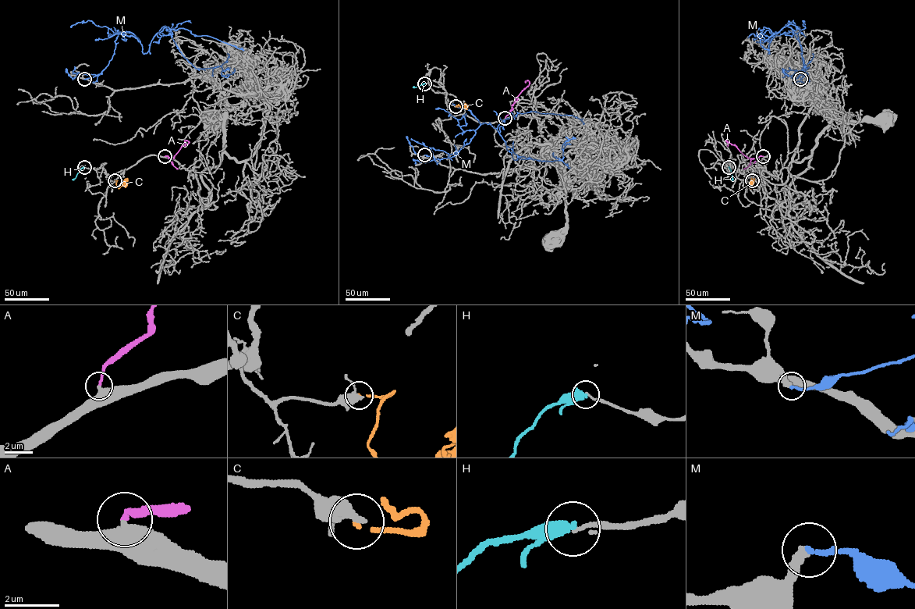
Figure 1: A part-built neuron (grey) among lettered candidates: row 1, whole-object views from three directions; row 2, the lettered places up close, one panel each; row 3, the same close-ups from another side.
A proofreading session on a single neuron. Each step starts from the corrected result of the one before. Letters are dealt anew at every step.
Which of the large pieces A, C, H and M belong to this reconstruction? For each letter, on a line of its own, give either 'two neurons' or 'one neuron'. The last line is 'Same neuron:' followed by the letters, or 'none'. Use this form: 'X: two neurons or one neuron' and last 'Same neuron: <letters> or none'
A: one neuron
C: two neurons
H: two neurons
M: two neurons
Same neuron: A

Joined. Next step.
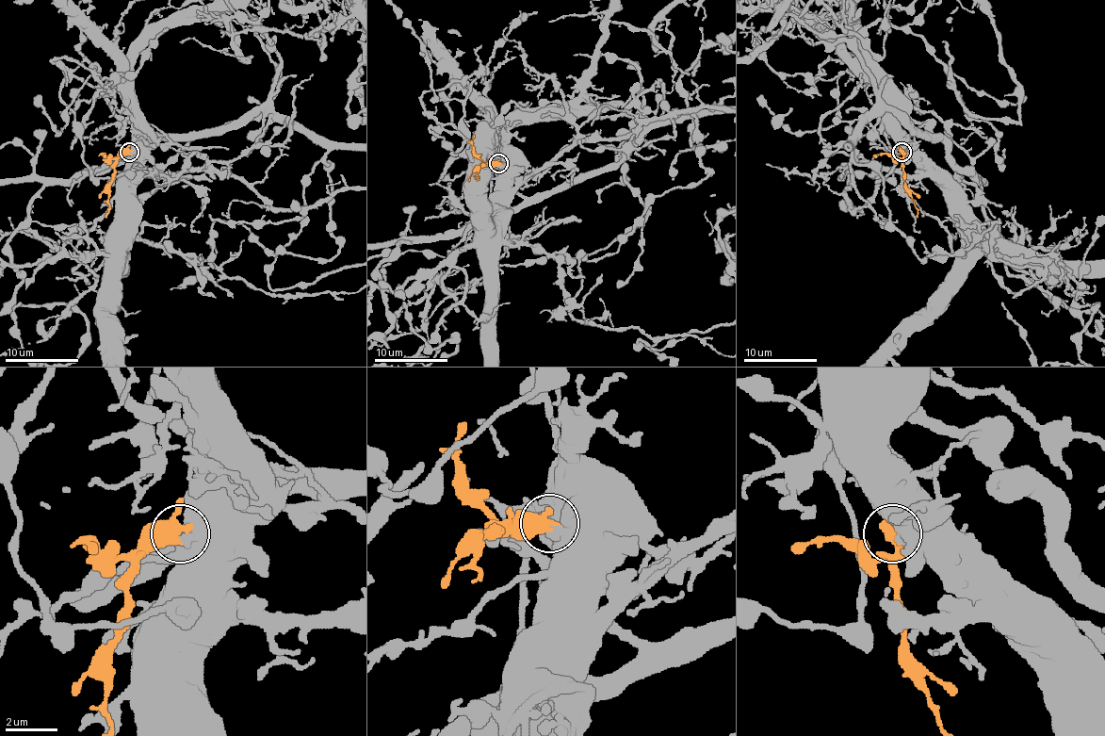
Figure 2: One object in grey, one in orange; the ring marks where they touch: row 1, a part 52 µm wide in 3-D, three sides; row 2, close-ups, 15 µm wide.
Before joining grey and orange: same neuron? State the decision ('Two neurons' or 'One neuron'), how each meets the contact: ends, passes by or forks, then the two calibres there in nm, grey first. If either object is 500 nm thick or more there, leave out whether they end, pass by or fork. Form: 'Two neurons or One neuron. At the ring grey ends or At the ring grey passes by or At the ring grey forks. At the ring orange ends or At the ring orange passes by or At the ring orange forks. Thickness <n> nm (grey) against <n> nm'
One neuron. At the ring grey ends. At the ring orange passes by. Thickness 460 nm (grey) against 440 nm

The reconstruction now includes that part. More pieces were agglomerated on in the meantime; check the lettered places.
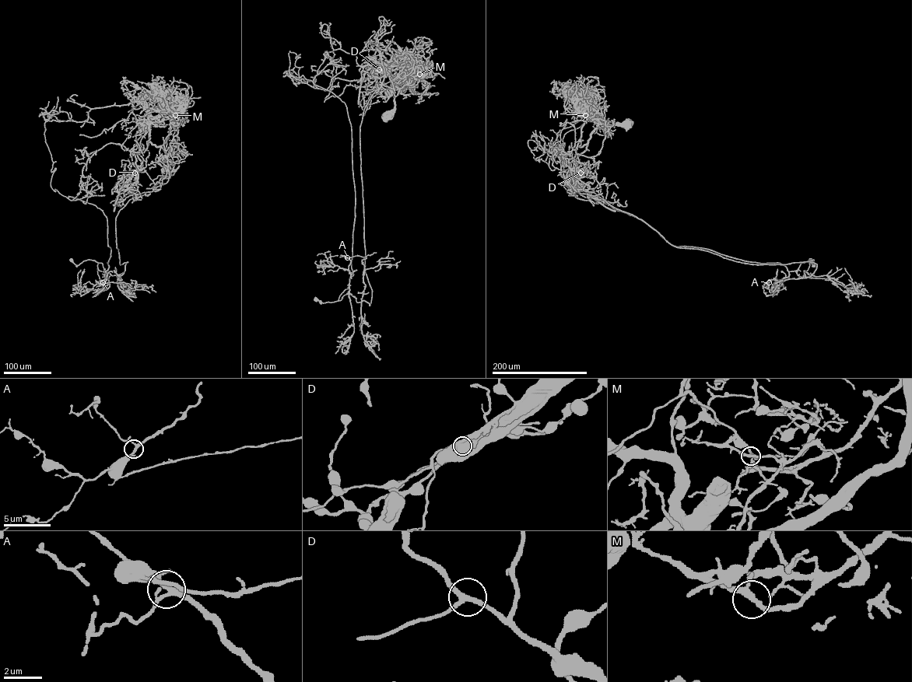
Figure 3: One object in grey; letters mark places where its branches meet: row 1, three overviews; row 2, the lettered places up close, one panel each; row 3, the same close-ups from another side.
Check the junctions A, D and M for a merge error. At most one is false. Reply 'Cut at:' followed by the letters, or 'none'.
Cut at: M

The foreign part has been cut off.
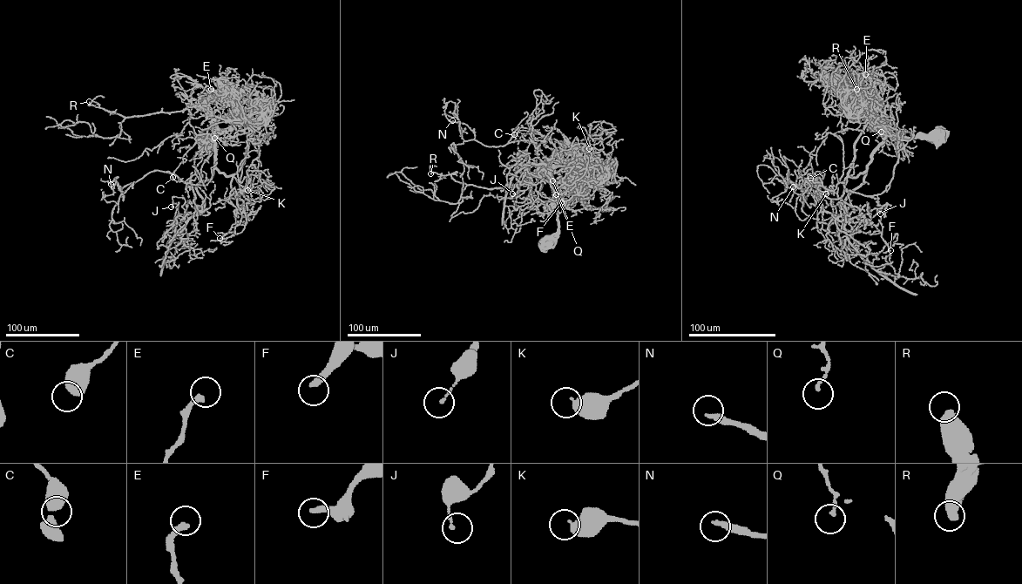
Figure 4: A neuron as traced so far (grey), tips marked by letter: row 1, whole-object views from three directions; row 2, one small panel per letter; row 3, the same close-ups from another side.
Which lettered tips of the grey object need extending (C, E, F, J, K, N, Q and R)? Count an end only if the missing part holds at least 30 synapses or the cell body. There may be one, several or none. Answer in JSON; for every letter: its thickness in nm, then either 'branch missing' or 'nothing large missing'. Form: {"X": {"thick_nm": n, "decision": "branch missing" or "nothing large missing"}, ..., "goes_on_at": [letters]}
{"C": {"thick_nm": 650, "decision": "nothing large missing"}, "E": {"thick_nm": 260, "decision": "nothing large missing"}, "F": {"thick_nm": 320, "decision": "branch missing"}, "J": {"thick_nm": 120, "decision": "nothing large missing"}, "K": {"thick_nm": 600, "decision": "nothing large missing"}, "N": {"thick_nm": 280, "decision": "branch missing"}, "Q": {"thick_nm": 150, "decision": "nothing large missing"}, "R": {"thick_nm": 440, "decision": "branch missing"}, "goes_on_at": ["F", "N", "R"]}

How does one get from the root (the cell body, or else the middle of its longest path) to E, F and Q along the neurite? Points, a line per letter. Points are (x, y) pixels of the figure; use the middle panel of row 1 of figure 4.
E: (548, 241), (558, 229), (558, 192), (545, 169), (547, 174), (552, 175), (552, 180)
F: (548, 241), (558, 229), (557, 184), (575, 161), (566, 170), (578, 177), (577, 193), (561, 202)
Q: (548, 241), (558, 229), (558, 193), (556, 194)

